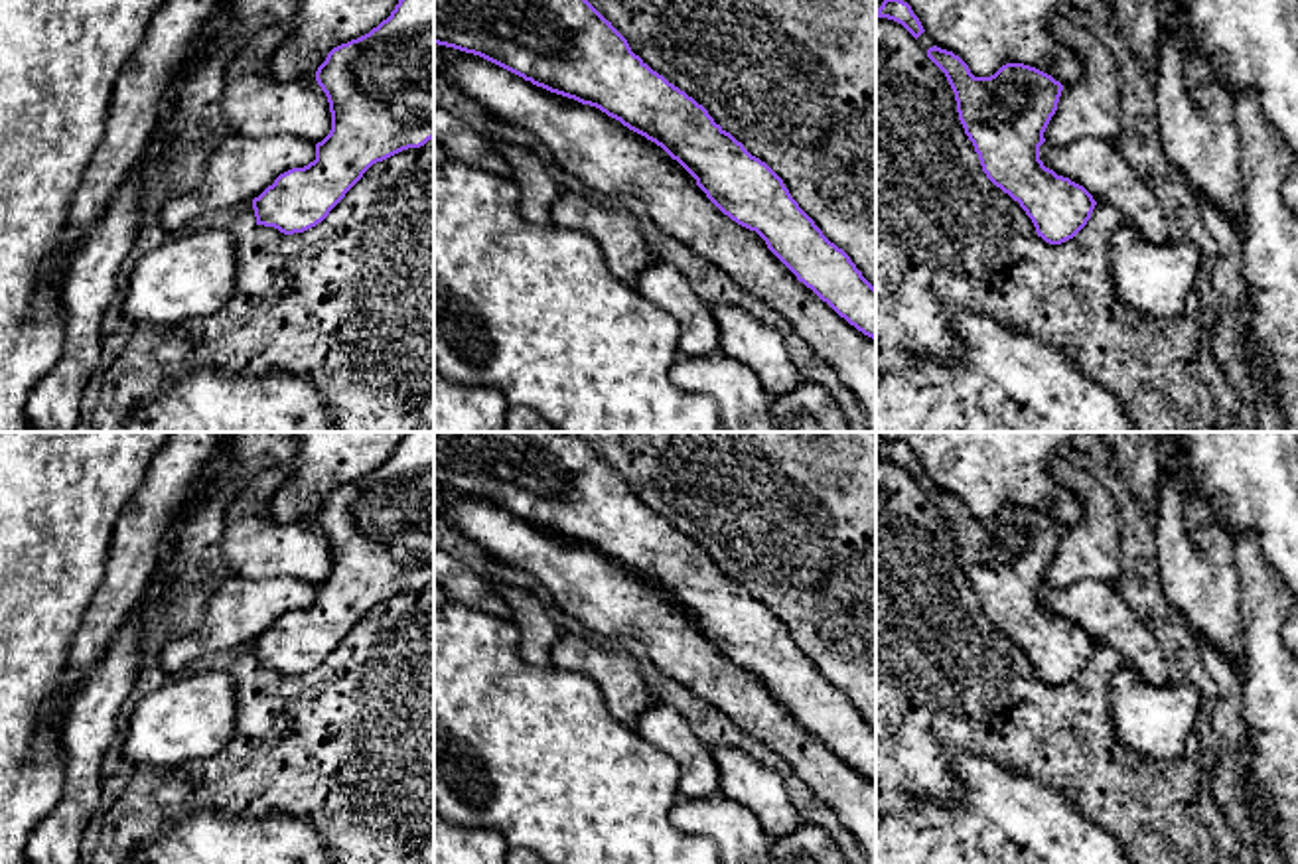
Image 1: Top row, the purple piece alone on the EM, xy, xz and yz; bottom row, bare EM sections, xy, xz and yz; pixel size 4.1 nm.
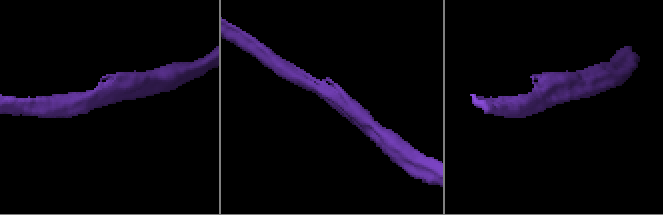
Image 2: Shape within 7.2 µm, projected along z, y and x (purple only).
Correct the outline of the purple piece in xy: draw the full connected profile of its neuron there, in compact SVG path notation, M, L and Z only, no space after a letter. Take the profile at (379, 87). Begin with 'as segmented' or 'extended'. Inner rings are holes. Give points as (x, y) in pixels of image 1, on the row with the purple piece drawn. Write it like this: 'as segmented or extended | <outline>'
as segmented | M398 0L391 16L369 34L333 47L318 67L316 81L329 103L329 134L316 144L314 162L280 174L252 199L256 225L274 227L284 235L322 223L373 164L434 138L434 0Z

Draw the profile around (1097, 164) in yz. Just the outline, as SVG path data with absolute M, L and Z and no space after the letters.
M1093 136L1077 138L1063 148L1044 142L1040 160L1057 176L1083 185L1097 203L1115 207L1122 223L1132 225L1150 243L1170 243L1158 197L1144 185L1115 142Z

